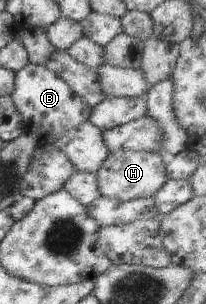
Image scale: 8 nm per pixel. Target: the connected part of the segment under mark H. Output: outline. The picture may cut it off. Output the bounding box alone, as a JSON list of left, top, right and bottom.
[94,150,168,201]

